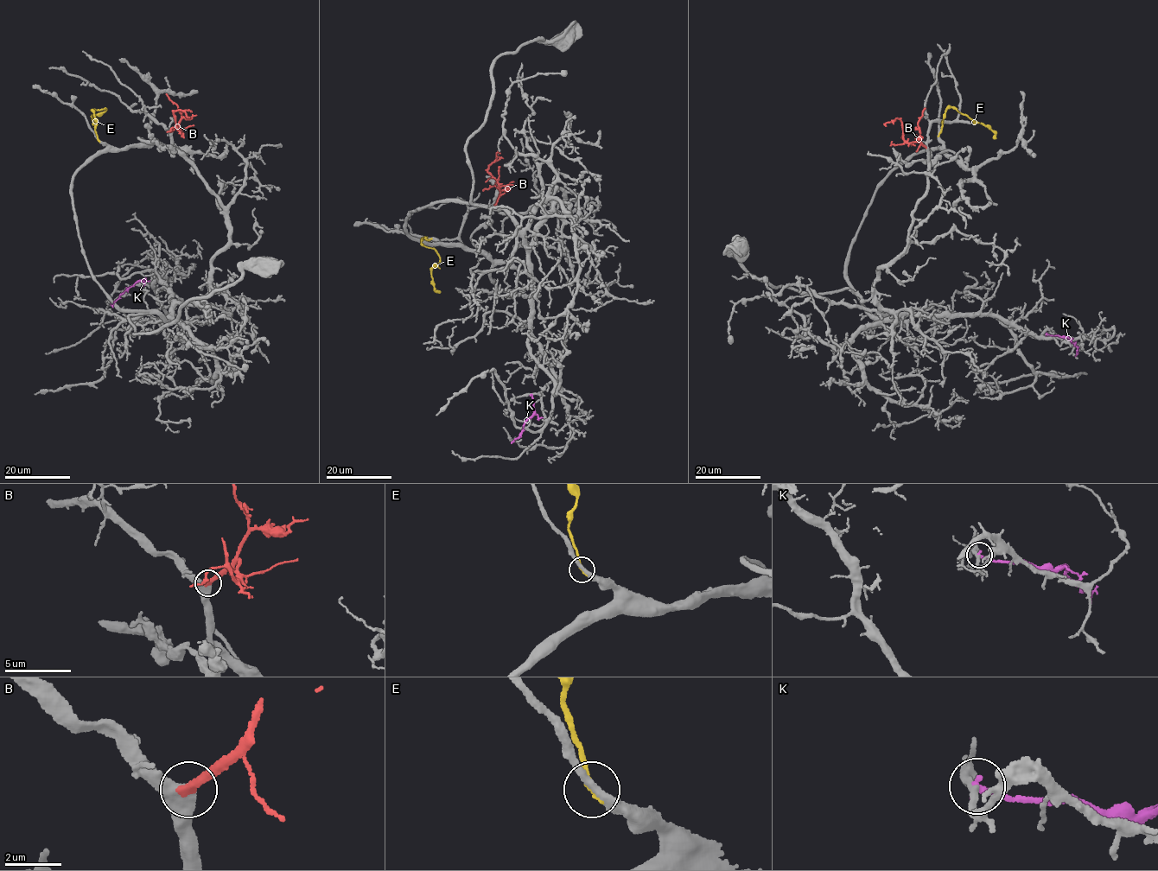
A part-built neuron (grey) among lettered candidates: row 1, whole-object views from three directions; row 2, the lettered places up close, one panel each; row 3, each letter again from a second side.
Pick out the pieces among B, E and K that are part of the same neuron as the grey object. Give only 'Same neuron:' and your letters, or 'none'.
Same neuron: B

